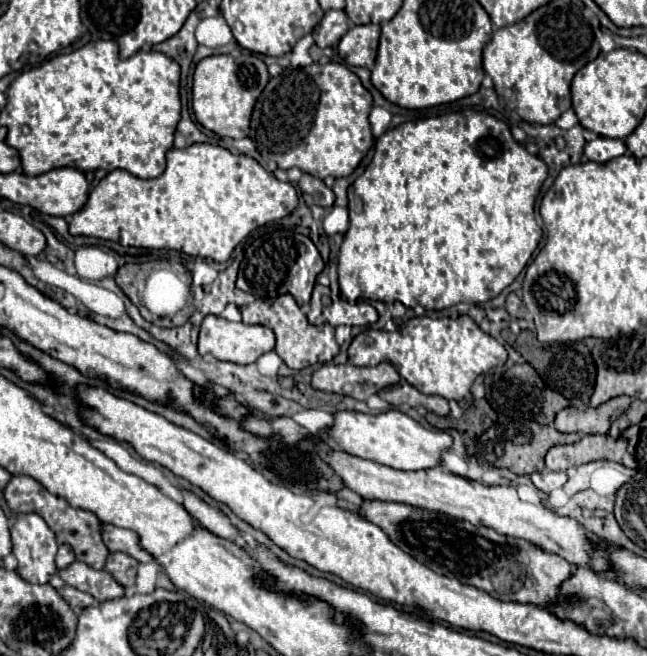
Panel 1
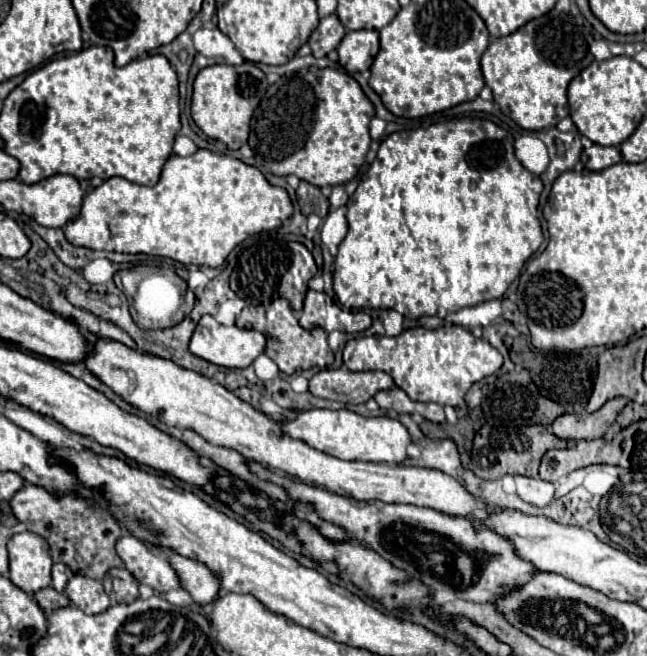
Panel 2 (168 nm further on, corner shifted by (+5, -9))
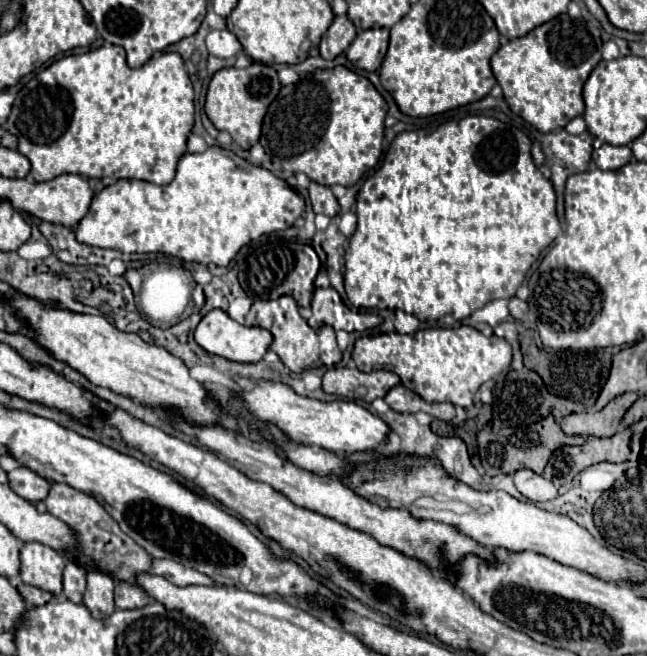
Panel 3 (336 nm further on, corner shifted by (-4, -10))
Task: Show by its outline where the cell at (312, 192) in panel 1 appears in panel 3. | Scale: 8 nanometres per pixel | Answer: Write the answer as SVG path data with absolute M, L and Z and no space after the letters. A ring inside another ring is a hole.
M310 182L308 192L310 192L312 210L316 214L326 214L326 216L334 218L340 212L340 204L338 204L338 200L334 198L334 194L328 186L322 186L318 182Z

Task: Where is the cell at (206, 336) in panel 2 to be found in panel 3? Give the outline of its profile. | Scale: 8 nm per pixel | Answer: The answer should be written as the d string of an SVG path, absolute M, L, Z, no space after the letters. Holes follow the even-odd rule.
M212 310L200 320L200 324L196 328L196 342L210 354L222 356L226 360L242 362L242 364L254 364L264 358L266 350L272 344L272 334L260 326L250 326L250 328L242 326L236 320L232 320L226 312Z

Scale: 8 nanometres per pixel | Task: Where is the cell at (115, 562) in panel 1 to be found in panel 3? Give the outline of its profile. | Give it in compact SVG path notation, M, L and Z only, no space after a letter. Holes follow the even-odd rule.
M116 582L116 606L118 608L142 608L150 602L148 594L132 582Z

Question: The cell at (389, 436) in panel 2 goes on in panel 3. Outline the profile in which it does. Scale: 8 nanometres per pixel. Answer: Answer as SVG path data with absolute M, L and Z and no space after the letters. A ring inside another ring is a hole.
M262 380L262 382L258 382L258 386L252 392L240 390L240 396L242 396L246 408L258 420L272 422L294 442L320 446L330 452L354 454L354 452L374 450L374 448L380 448L390 434L390 426L382 418L368 412L366 408L362 408L356 402L338 400L338 402L326 404L320 400L312 400L308 396L298 396L298 394L294 394L294 390L290 386L280 384L280 382Z

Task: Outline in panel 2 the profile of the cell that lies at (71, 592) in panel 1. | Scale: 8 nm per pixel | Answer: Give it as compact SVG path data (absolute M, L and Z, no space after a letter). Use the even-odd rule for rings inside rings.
M47 587L47 589L41 589L33 595L33 599L39 603L39 607L45 611L45 613L51 613L59 607L65 607L69 605L69 599L63 595L63 593L57 593L53 587Z

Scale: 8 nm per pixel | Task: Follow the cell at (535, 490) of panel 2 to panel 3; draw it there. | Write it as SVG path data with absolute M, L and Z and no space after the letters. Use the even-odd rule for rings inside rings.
M518 470L514 474L514 484L518 492L532 502L548 502L558 496L558 488L532 470Z

